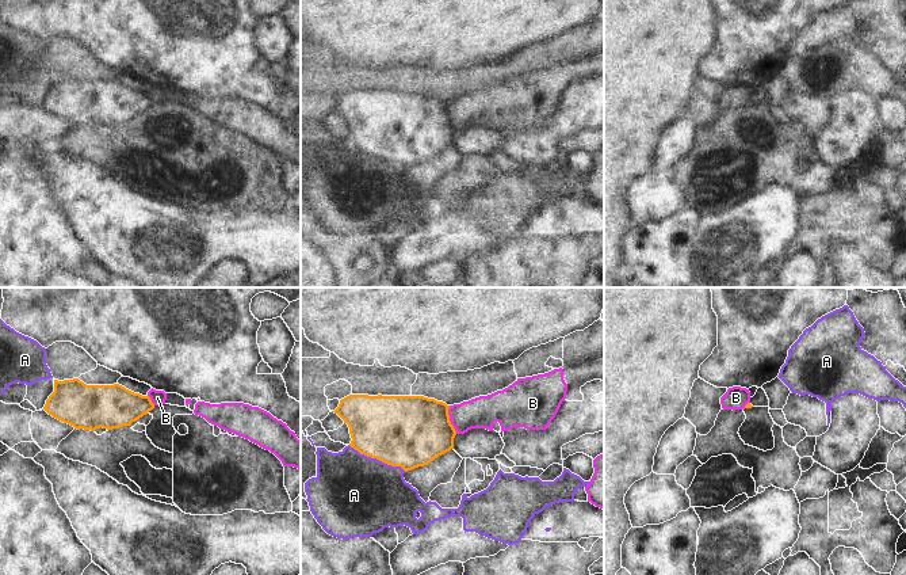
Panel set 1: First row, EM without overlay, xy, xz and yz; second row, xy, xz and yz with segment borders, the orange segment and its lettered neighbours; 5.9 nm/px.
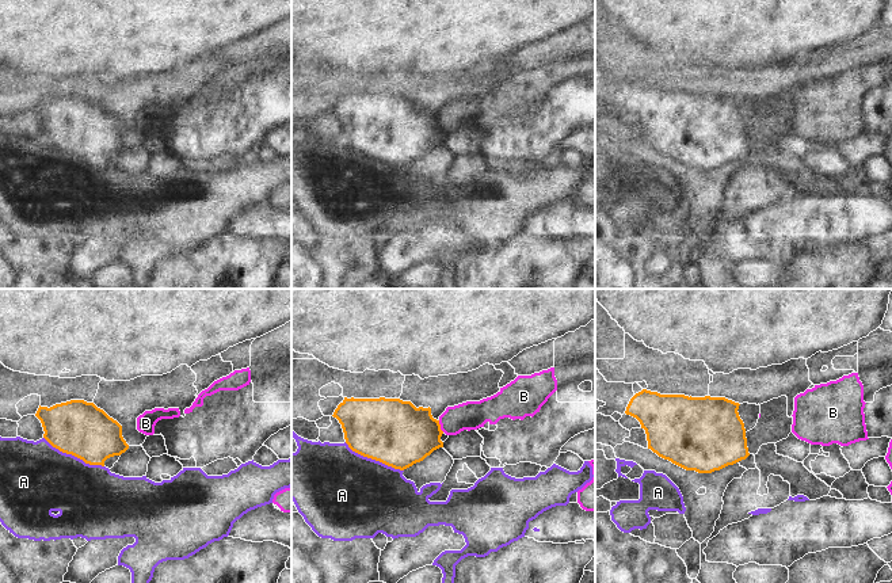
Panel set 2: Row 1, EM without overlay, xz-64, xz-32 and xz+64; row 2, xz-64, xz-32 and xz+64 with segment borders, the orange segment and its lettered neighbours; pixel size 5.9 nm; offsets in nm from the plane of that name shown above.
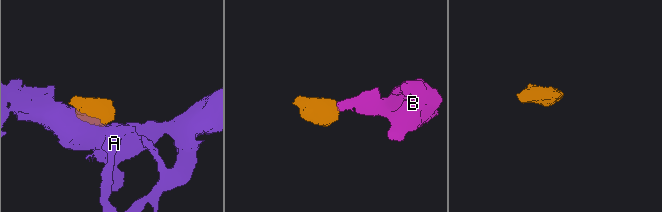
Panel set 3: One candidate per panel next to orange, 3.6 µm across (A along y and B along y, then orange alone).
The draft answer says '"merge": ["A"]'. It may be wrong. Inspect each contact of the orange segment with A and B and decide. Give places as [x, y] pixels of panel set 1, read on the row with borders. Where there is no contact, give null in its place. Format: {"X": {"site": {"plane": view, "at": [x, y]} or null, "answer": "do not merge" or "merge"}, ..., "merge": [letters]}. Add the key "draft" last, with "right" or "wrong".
{"A": {"site": {"plane": "xz", "at": [377, 459]}, "answer": "do not merge"}, "B": {"site": {"plane": "xz", "at": [448, 419]}, "answer": "do not merge"}, "merge": [], "draft": "wrong"}

